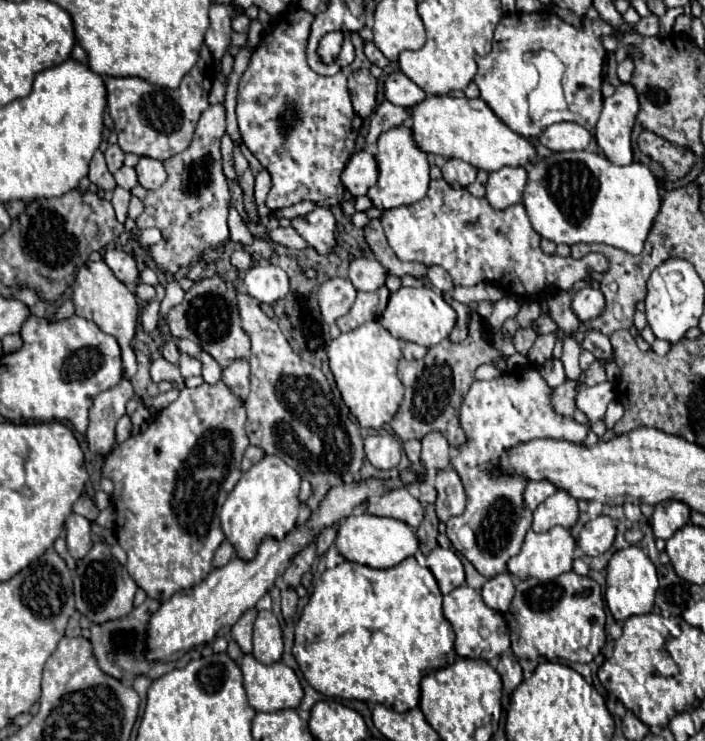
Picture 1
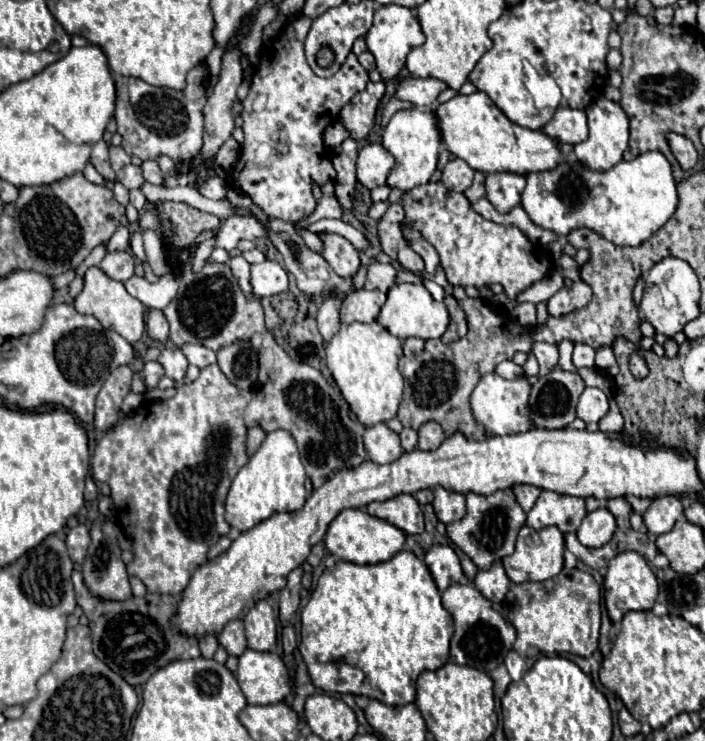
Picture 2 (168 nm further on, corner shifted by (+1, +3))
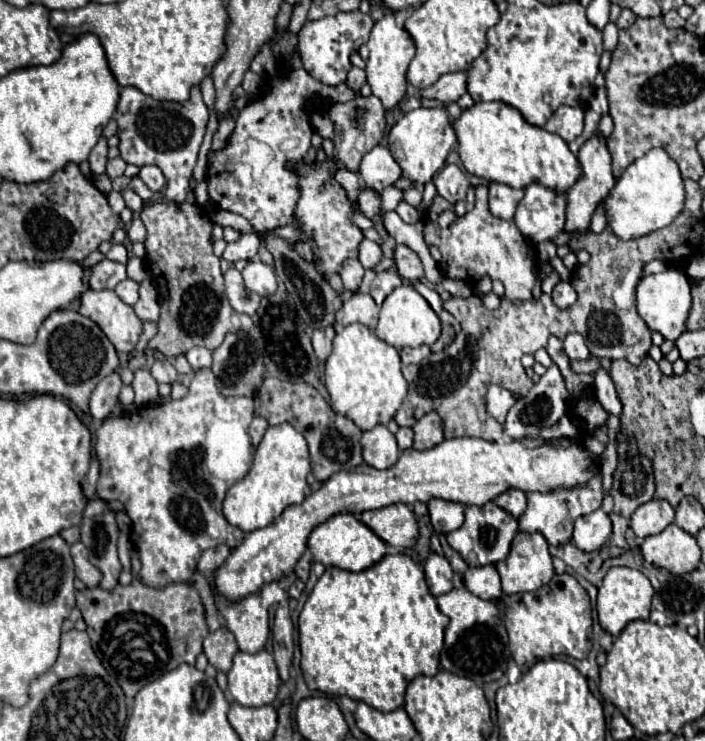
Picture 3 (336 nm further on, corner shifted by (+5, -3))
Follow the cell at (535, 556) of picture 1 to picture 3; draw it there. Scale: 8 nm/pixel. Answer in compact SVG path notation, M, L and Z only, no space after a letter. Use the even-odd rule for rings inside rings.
M518 532L506 560L496 564L504 594L534 592L554 576L548 542L542 534Z

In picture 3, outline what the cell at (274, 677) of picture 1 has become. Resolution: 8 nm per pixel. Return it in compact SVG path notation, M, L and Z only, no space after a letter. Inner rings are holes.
M266 650L256 654L236 652L234 664L228 670L228 690L242 706L272 704L280 688L280 676L274 656Z

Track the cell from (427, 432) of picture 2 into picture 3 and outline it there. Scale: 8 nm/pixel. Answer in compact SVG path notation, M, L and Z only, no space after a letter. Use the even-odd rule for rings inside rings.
M428 412L420 422L414 426L414 448L428 450L444 440L444 426L442 418L436 412Z

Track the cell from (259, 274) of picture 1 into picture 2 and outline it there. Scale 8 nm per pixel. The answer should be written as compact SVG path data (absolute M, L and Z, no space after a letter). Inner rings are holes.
M264 260L262 264L252 264L250 284L258 298L274 296L288 290L288 274L278 262Z

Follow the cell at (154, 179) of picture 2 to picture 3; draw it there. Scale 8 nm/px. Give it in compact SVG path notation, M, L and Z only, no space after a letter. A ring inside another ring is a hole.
M142 166L138 176L140 176L140 178L144 180L144 184L146 184L150 190L154 190L154 192L162 190L164 184L166 184L166 178L164 178L164 174L162 174L162 170L160 170L158 166Z

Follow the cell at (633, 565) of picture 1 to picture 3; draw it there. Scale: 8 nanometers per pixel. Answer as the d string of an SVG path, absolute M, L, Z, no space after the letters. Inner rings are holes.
M618 566L618 568L608 570L608 574L604 576L604 584L598 590L598 600L596 600L596 612L598 612L600 626L606 632L610 632L612 636L618 636L628 622L648 620L652 594L654 594L652 584L640 570L626 568L626 566Z

